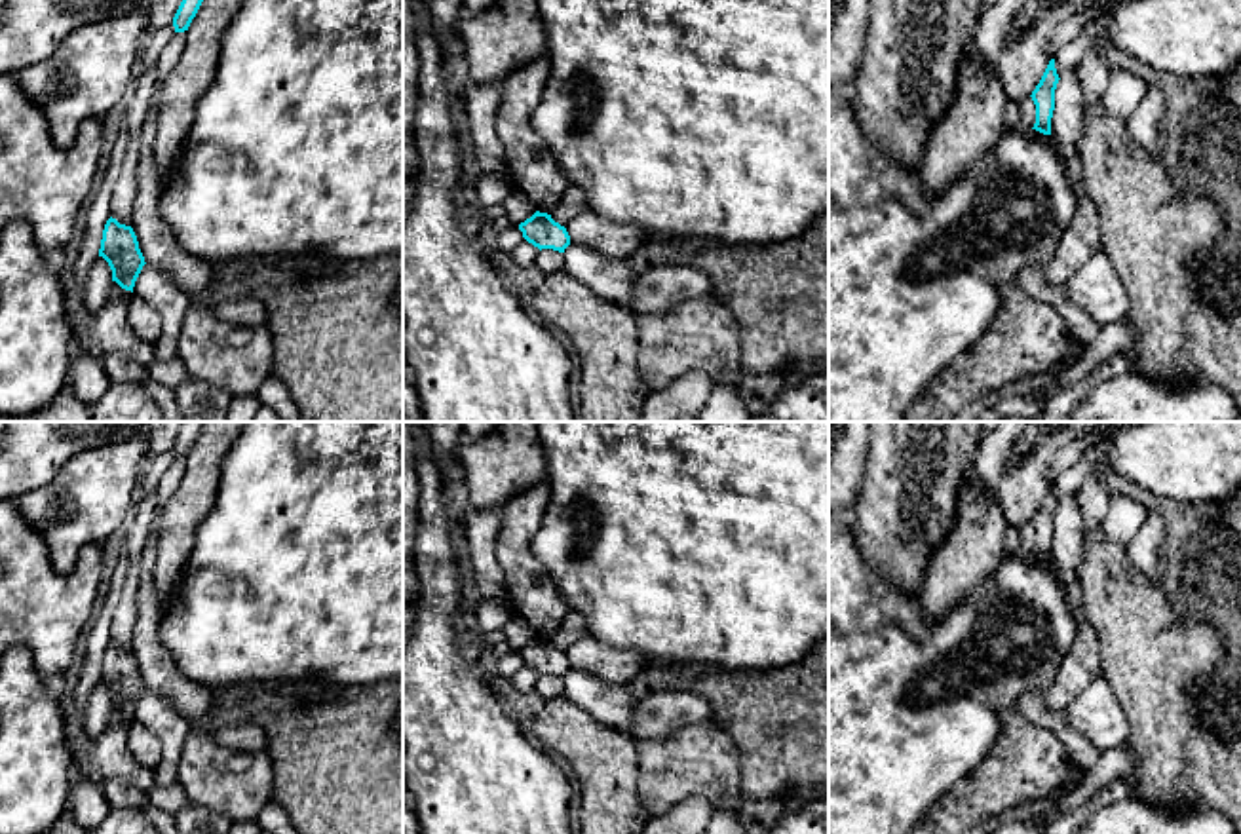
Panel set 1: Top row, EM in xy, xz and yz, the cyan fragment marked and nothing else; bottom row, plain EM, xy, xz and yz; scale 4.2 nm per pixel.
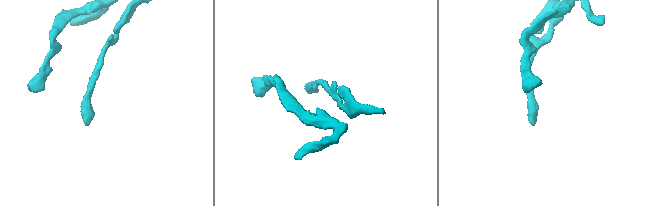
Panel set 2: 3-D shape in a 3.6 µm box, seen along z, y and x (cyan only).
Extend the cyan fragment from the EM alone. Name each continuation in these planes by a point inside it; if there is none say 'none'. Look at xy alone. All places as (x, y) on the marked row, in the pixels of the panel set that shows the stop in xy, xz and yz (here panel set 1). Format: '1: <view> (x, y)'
none

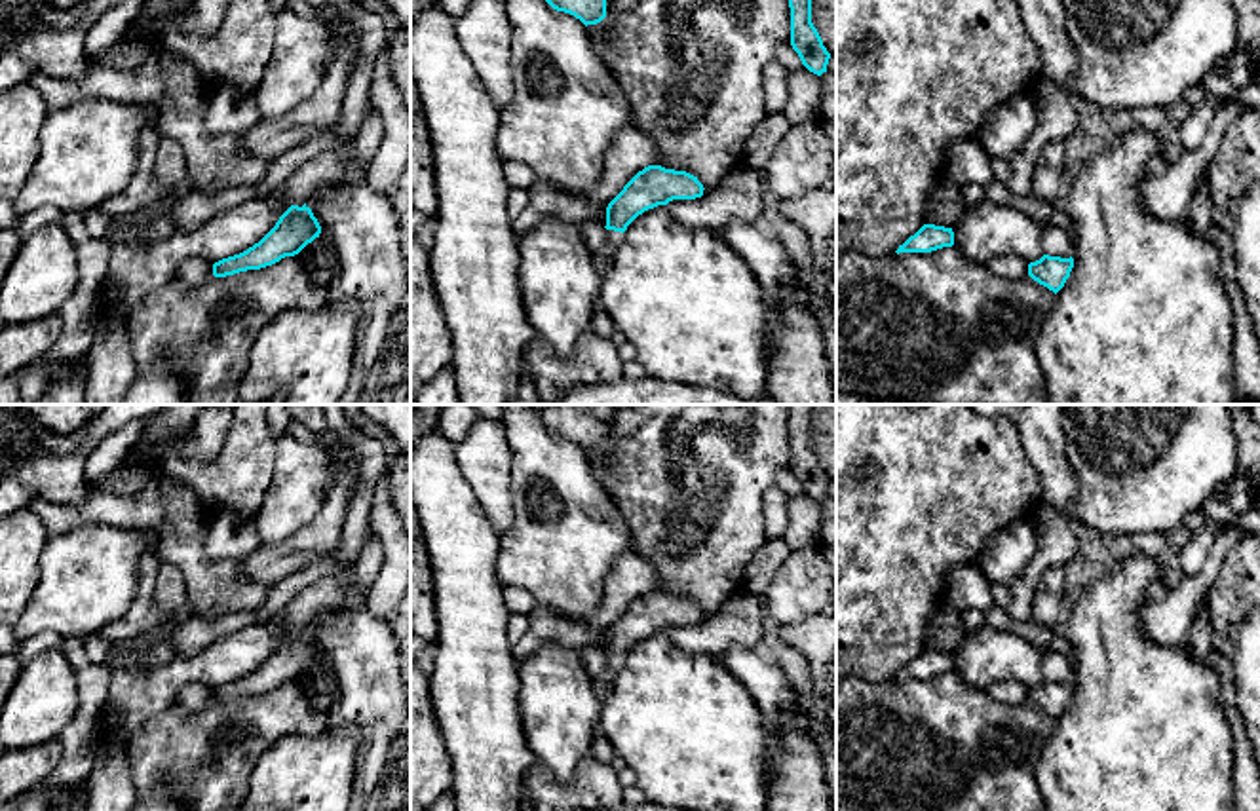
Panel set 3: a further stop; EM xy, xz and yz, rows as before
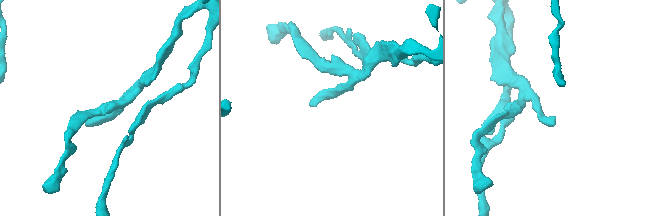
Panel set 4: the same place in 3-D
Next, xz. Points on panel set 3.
1: xz (612, 238)

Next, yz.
none

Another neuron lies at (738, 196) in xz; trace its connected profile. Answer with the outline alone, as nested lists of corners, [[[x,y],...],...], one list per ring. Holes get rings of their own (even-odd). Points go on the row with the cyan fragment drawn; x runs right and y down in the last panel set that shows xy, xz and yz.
[[[741,165],[696,199],[673,199],[665,207],[690,228],[724,228],[732,220],[758,222],[762,213],[762,173]]]

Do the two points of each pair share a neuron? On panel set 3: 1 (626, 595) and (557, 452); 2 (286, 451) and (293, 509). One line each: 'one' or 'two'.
1: two
2: one

